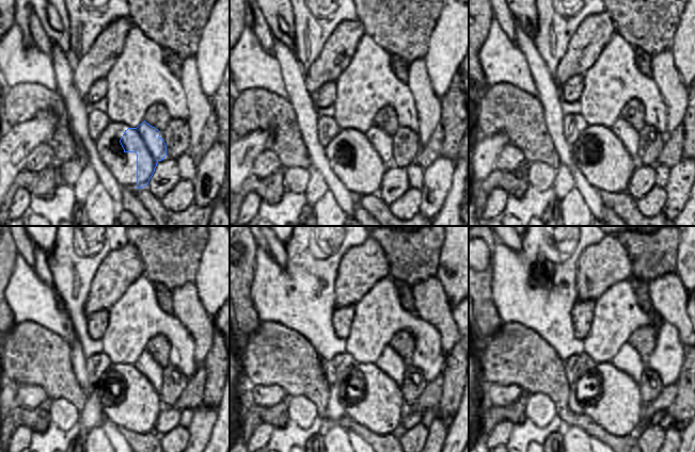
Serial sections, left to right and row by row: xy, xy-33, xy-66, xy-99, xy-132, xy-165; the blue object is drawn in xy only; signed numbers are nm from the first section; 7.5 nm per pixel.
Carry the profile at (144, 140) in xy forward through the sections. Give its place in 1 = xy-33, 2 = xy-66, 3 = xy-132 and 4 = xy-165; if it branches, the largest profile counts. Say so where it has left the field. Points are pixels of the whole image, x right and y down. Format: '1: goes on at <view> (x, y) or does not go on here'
1: goes on at xy-33 (384, 143)
2: goes on at xy-66 (626, 130)
3: goes on at xy-132 (391, 362)
4: goes on at xy-165 (629, 360)

